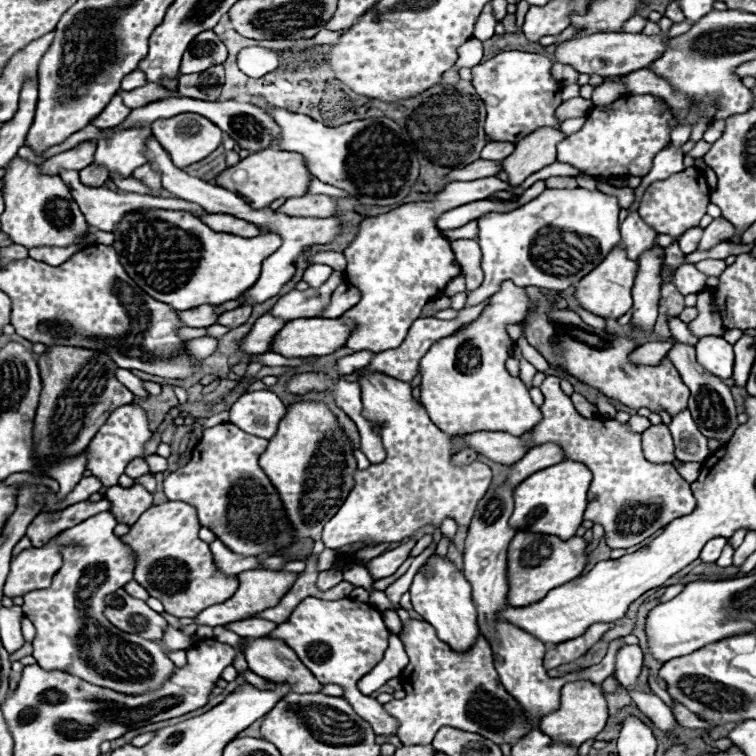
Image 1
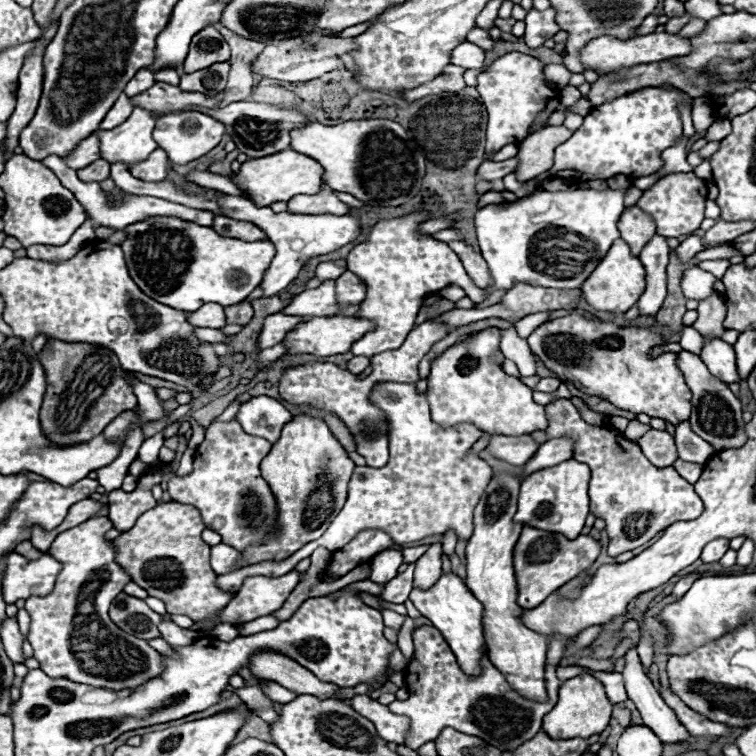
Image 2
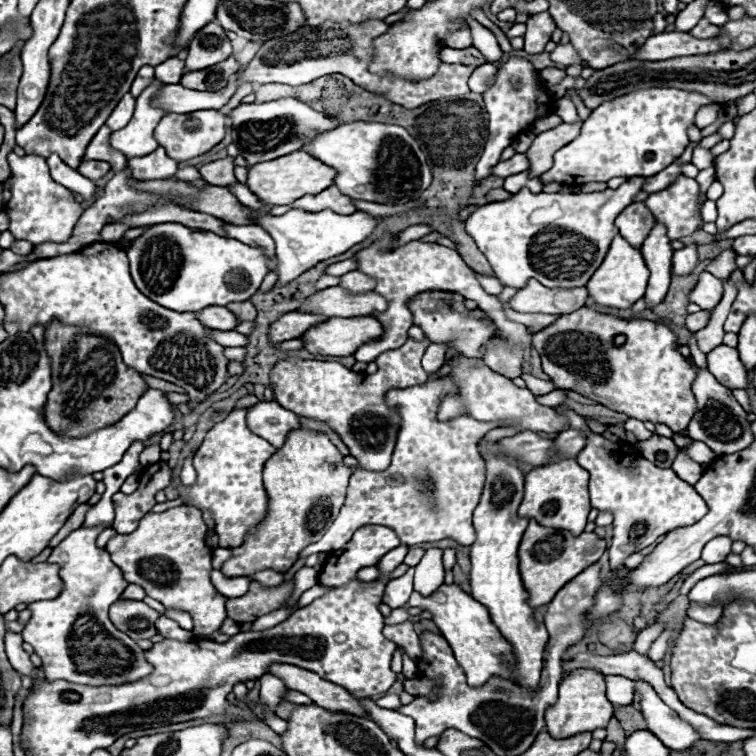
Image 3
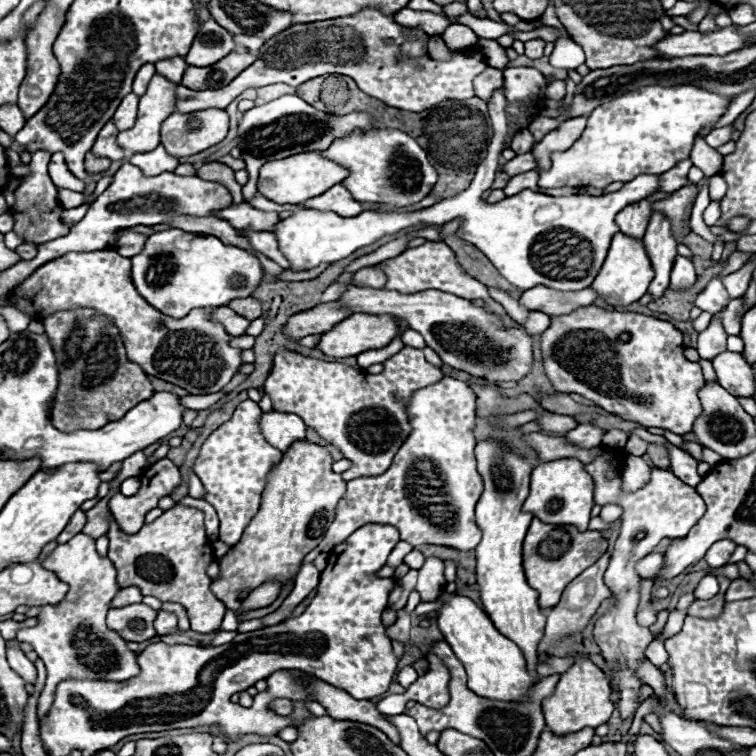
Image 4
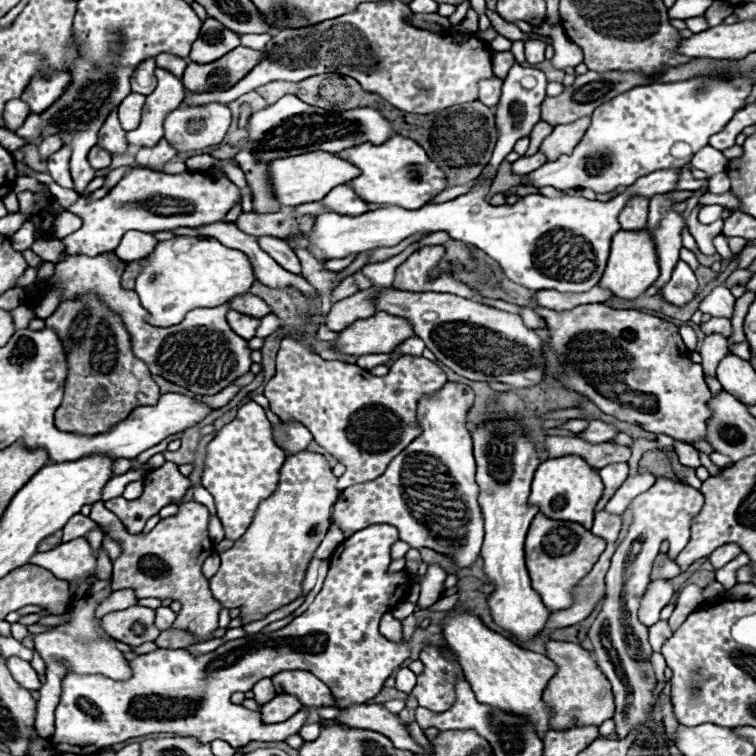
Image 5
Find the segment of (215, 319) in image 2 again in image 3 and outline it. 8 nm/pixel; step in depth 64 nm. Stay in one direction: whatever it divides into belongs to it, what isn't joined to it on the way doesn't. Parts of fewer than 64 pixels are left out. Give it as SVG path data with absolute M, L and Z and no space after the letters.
M208 306L202 312L198 312L198 318L208 328L224 330L224 332L232 332L240 324L240 320L234 318L234 314L226 306Z

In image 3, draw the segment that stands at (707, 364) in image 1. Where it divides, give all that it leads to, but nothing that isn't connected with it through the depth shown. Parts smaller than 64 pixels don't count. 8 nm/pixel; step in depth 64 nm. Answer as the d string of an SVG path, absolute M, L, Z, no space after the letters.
M718 346L708 356L708 370L716 376L716 380L730 390L748 390L750 374L740 362L738 350L728 346Z

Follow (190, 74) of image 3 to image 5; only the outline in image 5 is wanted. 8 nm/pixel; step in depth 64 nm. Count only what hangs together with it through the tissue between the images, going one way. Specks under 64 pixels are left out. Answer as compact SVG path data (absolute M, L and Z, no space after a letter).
M238 46L226 56L222 56L218 62L210 64L196 64L188 62L182 82L188 92L220 92L228 90L228 86L234 86L248 74L248 70L254 70L256 62L260 62L262 52L252 50L248 46Z

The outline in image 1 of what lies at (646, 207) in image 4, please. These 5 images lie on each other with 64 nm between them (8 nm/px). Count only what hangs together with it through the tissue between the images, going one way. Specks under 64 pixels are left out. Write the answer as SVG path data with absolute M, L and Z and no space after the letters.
M630 212L626 216L626 220L620 224L620 232L622 232L622 242L626 244L626 252L628 258L638 260L638 256L646 250L652 248L652 244L656 242L656 230L652 230L652 226L648 226L638 212Z

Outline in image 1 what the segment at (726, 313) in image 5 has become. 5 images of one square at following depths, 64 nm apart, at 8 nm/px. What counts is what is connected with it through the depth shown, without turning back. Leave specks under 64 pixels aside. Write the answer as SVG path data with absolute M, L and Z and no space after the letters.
M684 264L674 274L674 284L684 296L704 292L706 290L706 280L708 280L708 276L700 270L696 270L694 264Z

